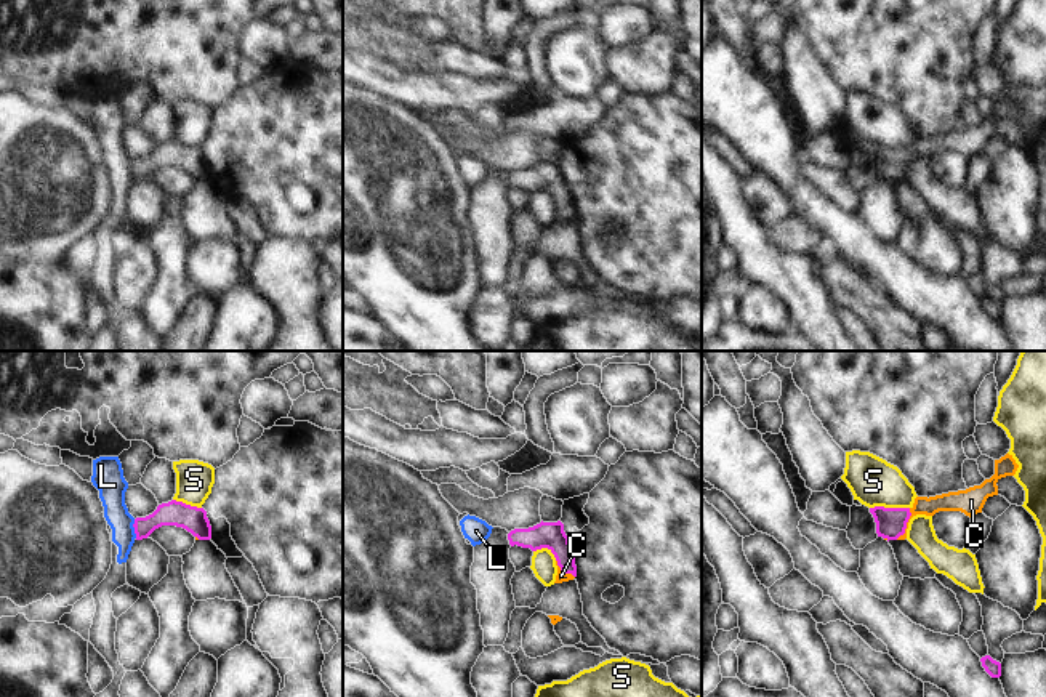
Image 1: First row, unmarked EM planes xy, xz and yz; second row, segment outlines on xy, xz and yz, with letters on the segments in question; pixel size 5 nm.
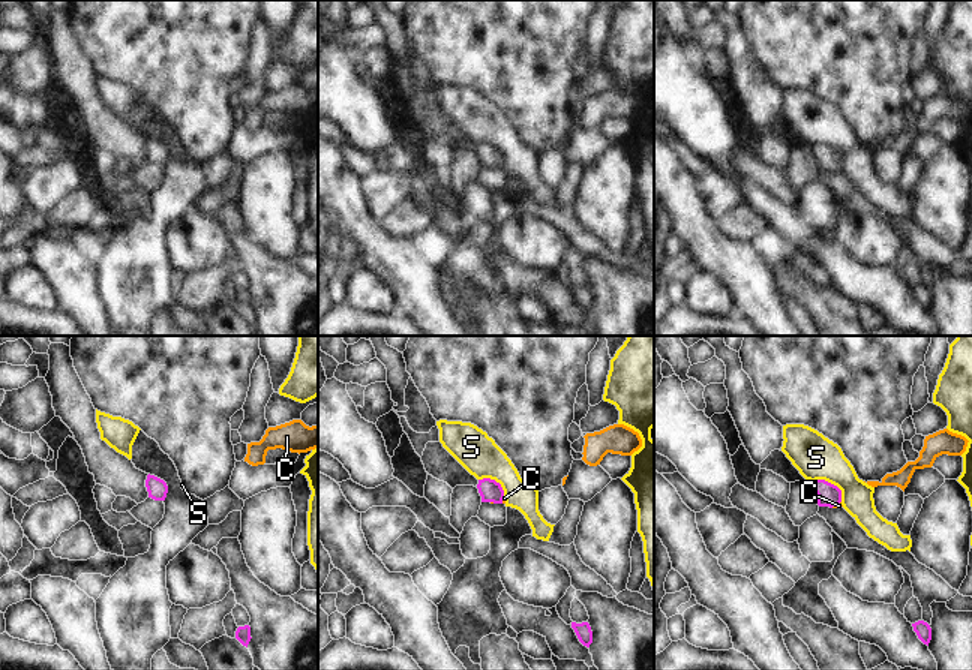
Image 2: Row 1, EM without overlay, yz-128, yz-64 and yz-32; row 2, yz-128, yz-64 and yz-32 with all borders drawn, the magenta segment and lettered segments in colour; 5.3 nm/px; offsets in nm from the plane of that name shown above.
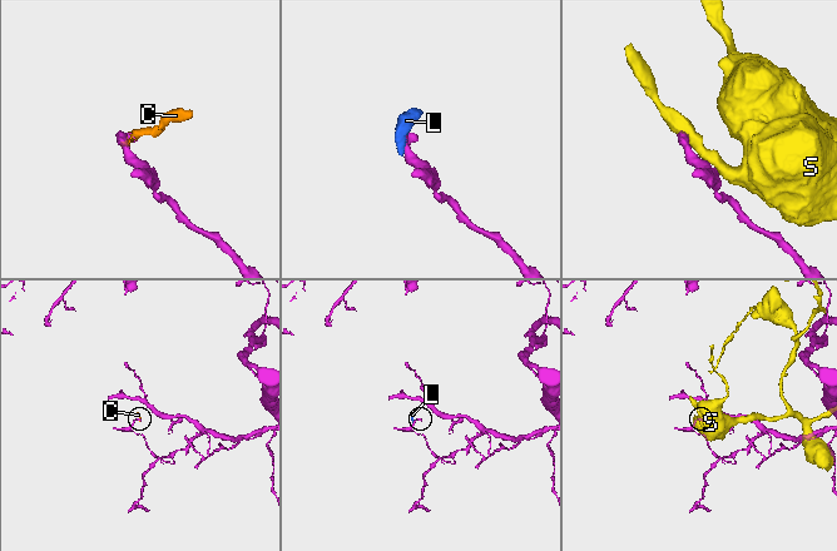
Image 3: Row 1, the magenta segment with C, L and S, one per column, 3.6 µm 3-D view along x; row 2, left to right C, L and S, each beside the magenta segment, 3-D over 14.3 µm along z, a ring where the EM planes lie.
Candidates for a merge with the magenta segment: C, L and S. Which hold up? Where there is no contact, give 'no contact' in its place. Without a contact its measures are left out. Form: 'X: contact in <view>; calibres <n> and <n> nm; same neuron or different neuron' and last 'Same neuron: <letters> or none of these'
C: contact in yz; calibres 160 and 100 nm; same neuron
L: contact in xy; calibres 130 and 140 nm; different neuron
S: contact in yz; calibres 160 and 240 nm; different neuron
Same neuron: C

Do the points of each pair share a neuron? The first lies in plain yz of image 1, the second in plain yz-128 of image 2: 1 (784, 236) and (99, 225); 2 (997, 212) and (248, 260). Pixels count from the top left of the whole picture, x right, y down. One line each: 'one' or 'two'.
1: two
2: two

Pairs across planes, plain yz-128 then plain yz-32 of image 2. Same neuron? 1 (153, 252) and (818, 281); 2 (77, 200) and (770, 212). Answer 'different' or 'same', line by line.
1: same
2: different

